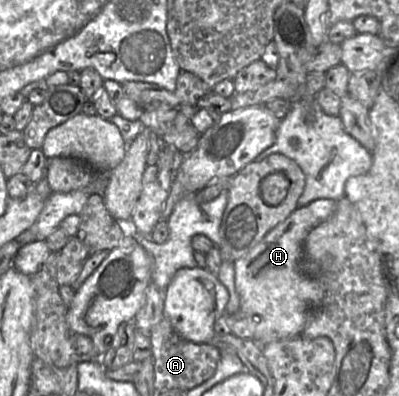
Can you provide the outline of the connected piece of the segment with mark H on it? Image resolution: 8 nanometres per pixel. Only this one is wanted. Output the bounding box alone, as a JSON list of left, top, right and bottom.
[235,199,337,347]

